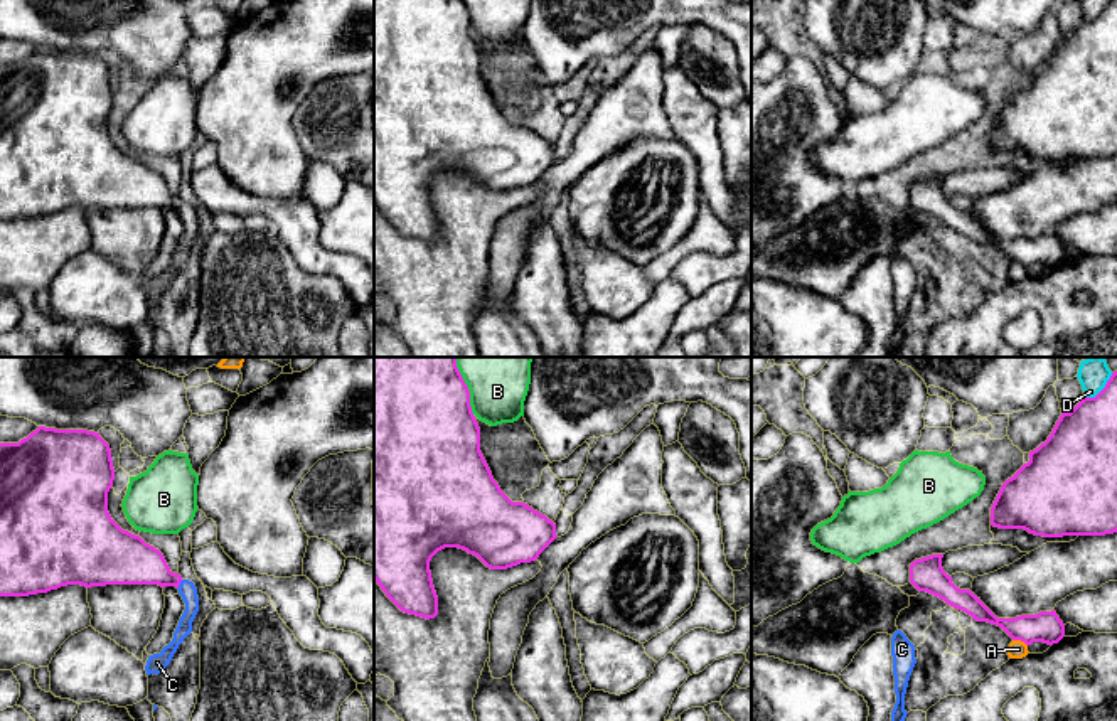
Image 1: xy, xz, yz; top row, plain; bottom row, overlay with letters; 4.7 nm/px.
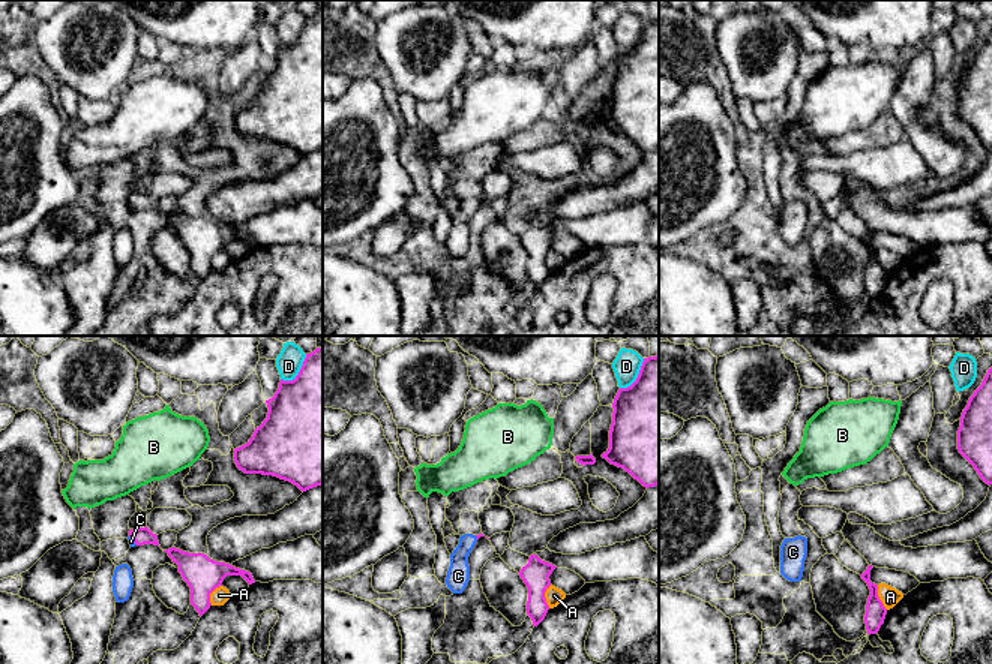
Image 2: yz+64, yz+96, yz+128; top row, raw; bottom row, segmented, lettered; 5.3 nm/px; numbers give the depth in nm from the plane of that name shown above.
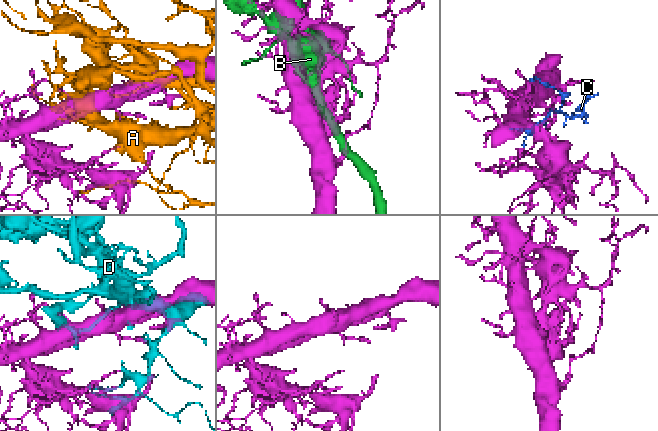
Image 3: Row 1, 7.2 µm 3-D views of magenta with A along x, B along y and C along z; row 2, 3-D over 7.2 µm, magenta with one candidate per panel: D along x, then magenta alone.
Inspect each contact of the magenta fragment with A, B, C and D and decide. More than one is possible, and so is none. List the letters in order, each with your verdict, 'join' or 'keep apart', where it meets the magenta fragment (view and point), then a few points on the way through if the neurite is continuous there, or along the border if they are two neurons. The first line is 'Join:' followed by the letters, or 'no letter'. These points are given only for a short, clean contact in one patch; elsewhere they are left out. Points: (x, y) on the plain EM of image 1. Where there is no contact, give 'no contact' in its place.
Join: C
A: keep apart | yz (1020, 261)
B: keep apart | xz (469, 19)
C: join | xy (179, 206) | across xy (132, 184), (179, 206), (187, 213)
D: keep apart | yz (1100, 14)

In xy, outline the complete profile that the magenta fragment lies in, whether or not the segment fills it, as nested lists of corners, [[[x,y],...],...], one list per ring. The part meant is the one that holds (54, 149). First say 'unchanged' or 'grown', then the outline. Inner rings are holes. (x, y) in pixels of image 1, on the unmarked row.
grown; [[[39,49],[19,66],[0,66],[0,219],[29,219],[67,207],[175,209],[185,232],[172,264],[145,288],[147,298],[160,296],[192,254],[199,234],[197,211],[172,195],[158,172],[111,142],[108,115],[113,103],[110,67],[94,54]]]

